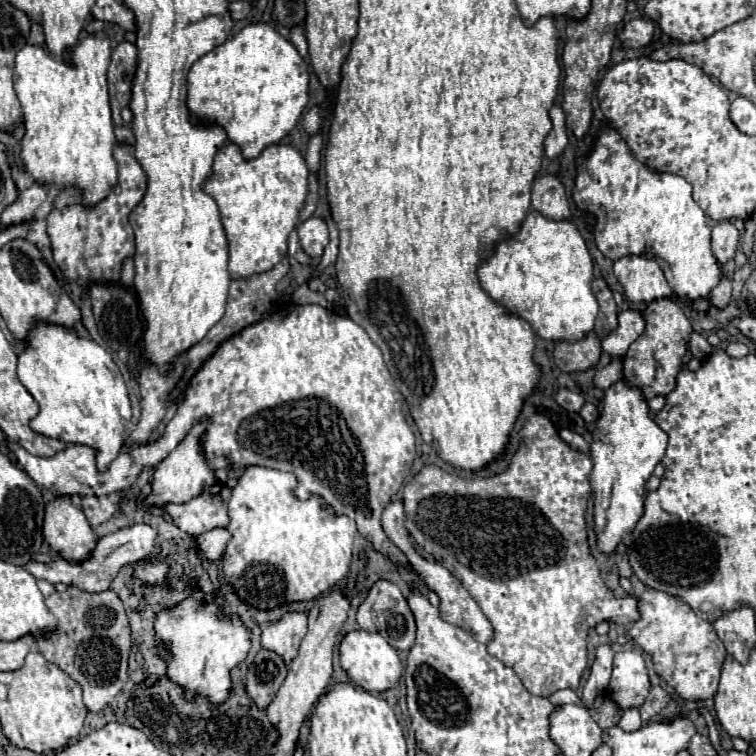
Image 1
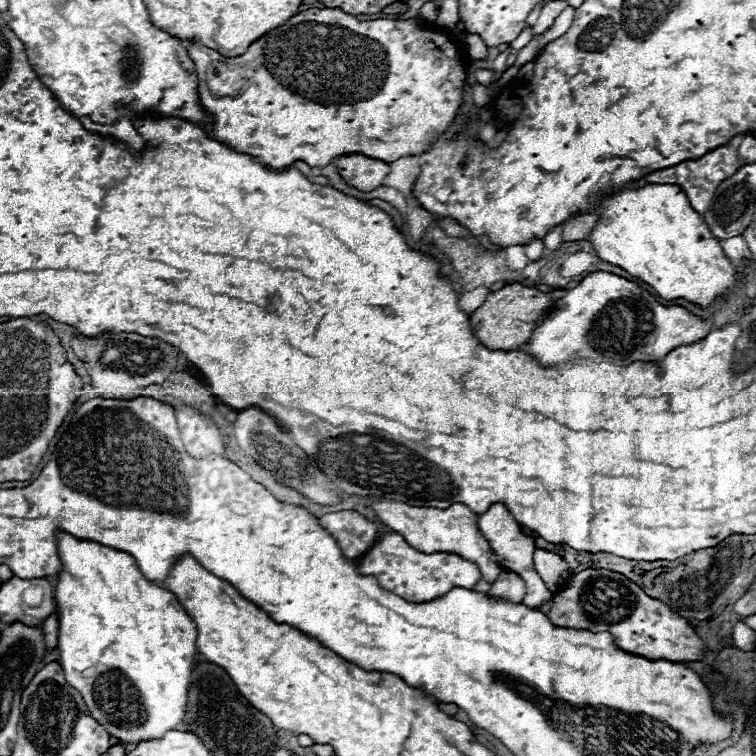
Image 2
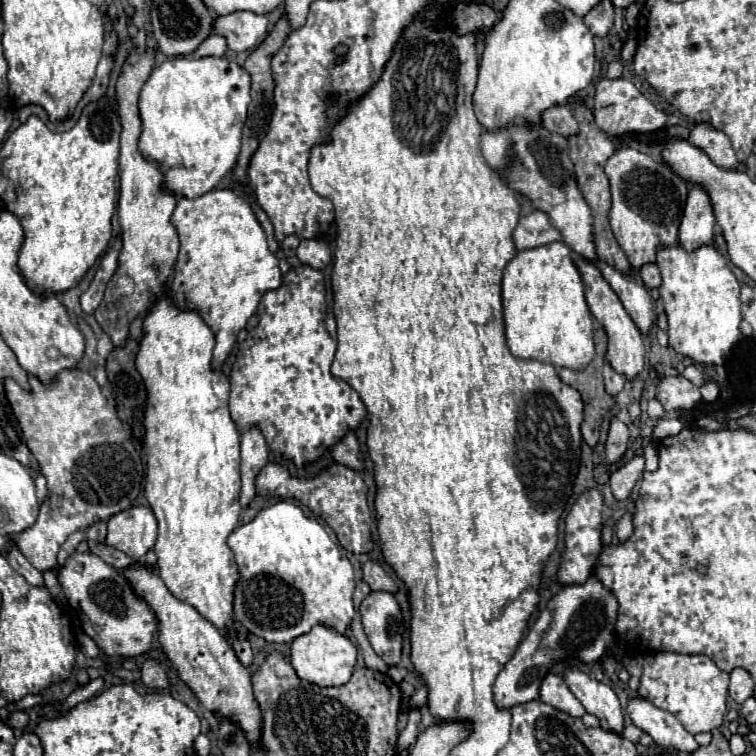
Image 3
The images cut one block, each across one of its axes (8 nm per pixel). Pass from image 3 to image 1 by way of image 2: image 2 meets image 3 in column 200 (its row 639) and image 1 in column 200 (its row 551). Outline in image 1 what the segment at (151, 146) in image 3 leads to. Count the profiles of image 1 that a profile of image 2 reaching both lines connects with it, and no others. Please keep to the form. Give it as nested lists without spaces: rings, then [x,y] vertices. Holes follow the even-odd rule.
[[[254,22],[194,62],[188,74],[188,108],[194,120],[218,122],[226,130],[228,140],[242,146],[246,158],[256,158],[266,146],[280,142],[298,124],[308,104],[308,68],[308,62],[290,40],[270,24]]]

